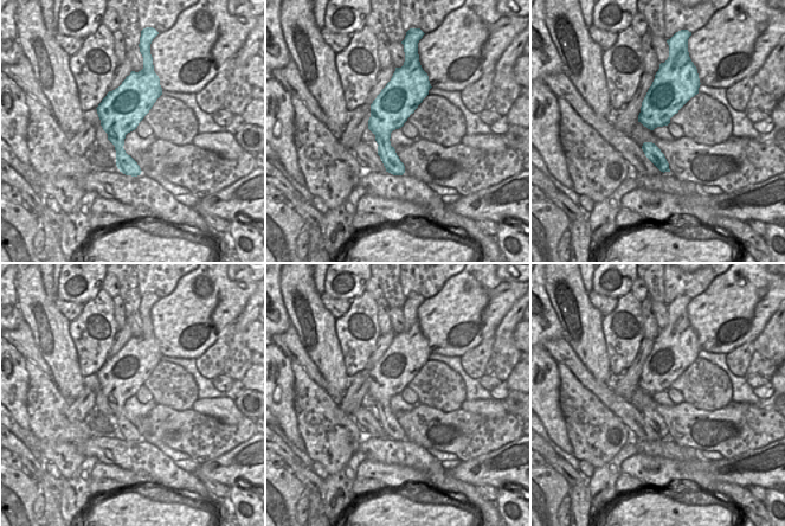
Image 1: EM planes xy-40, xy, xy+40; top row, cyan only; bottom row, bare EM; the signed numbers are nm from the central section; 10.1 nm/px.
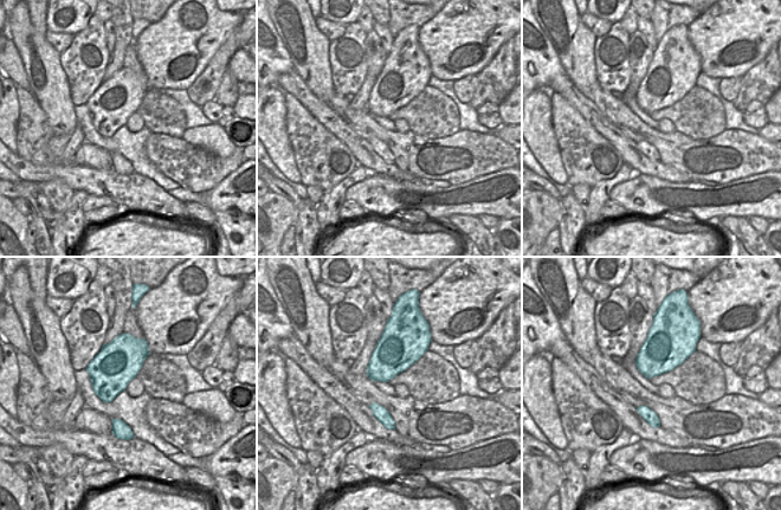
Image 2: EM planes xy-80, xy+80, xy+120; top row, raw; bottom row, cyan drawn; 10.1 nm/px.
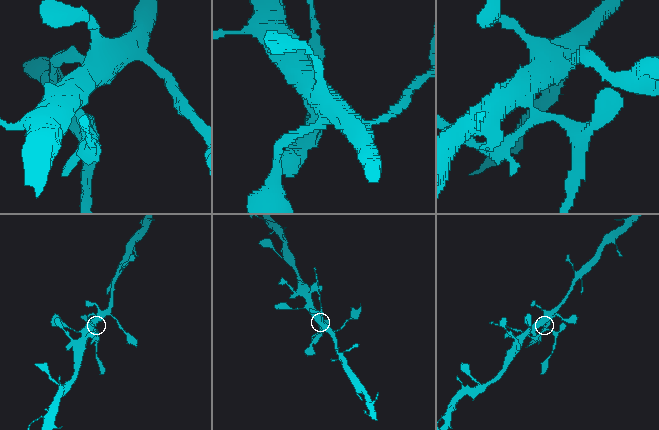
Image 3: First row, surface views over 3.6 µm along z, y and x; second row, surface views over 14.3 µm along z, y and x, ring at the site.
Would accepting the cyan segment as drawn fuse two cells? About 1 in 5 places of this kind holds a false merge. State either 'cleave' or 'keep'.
cleave

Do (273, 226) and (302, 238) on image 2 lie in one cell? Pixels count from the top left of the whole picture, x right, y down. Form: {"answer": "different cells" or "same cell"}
{"answer": "different cells"}

